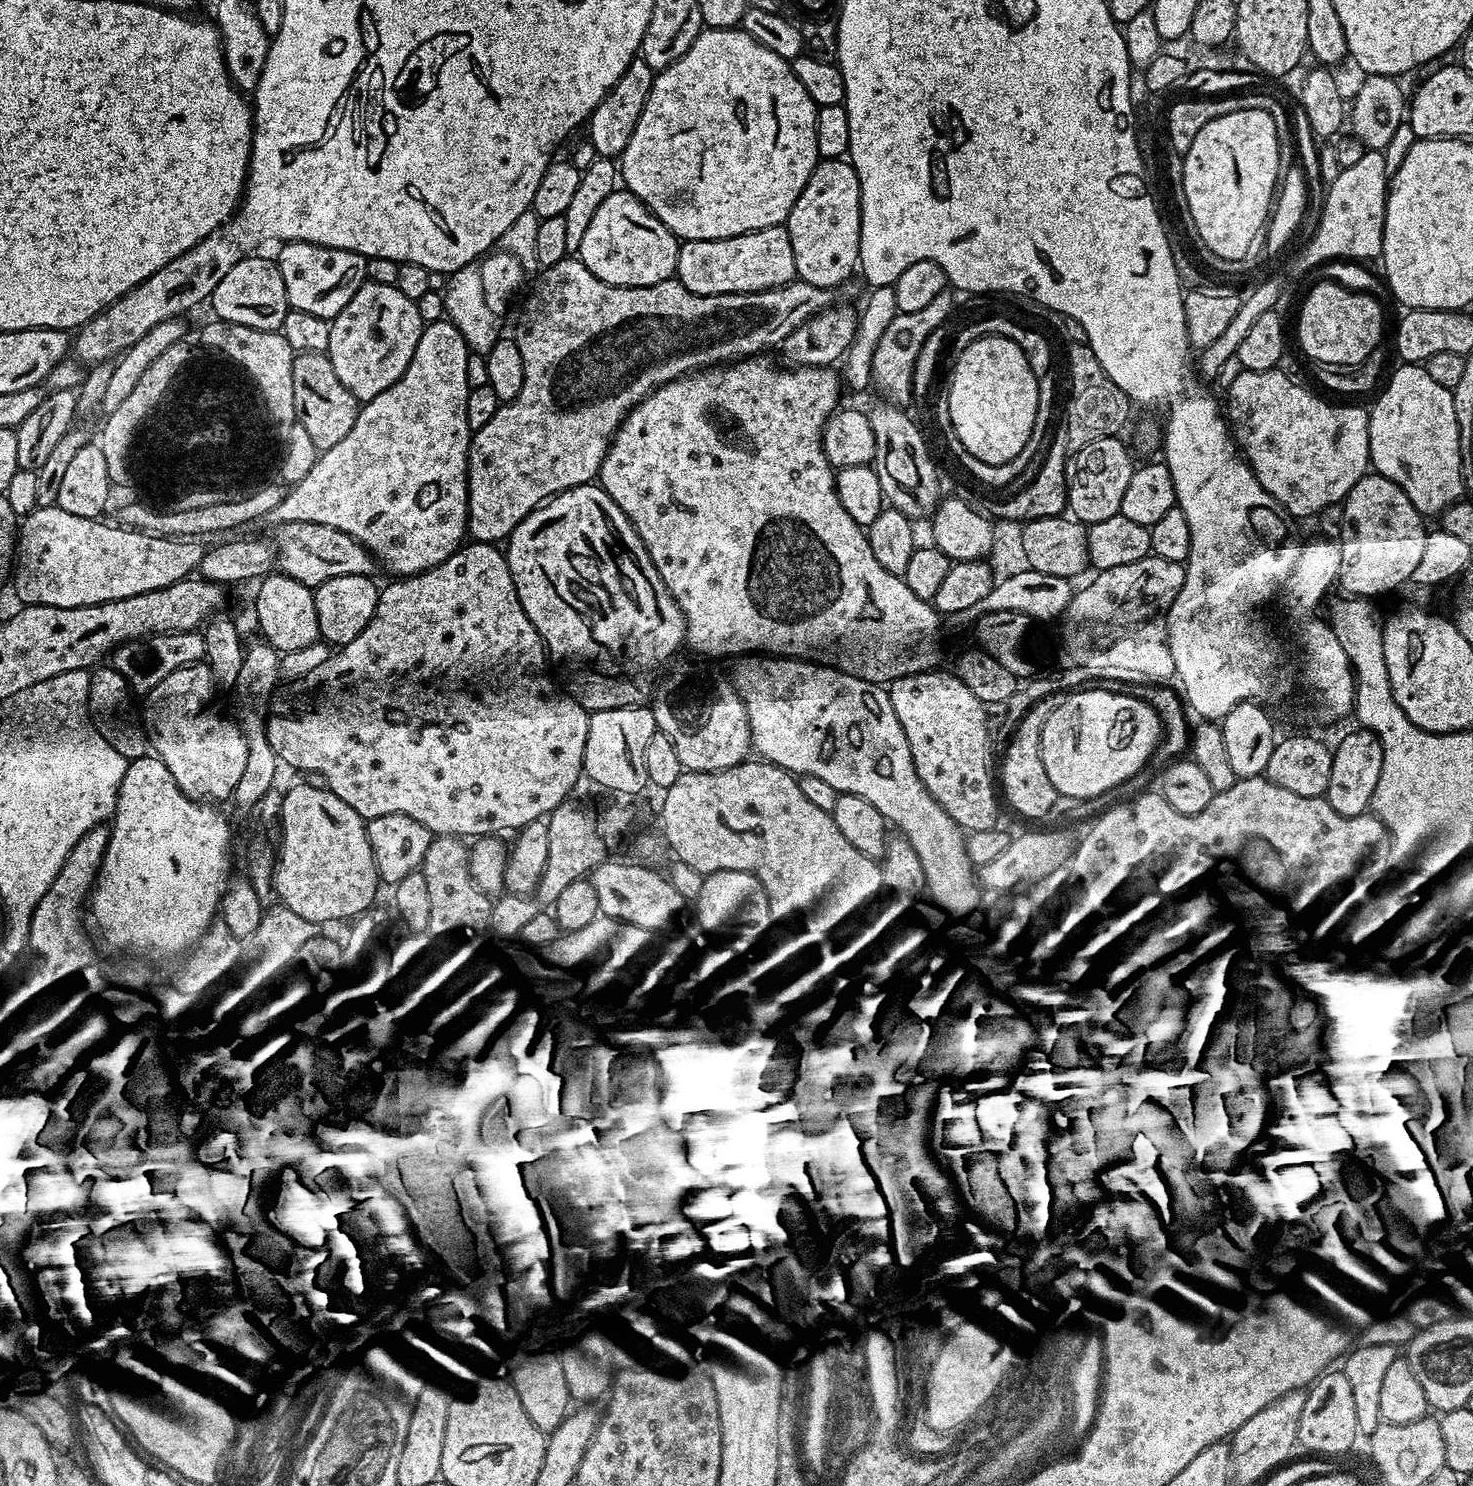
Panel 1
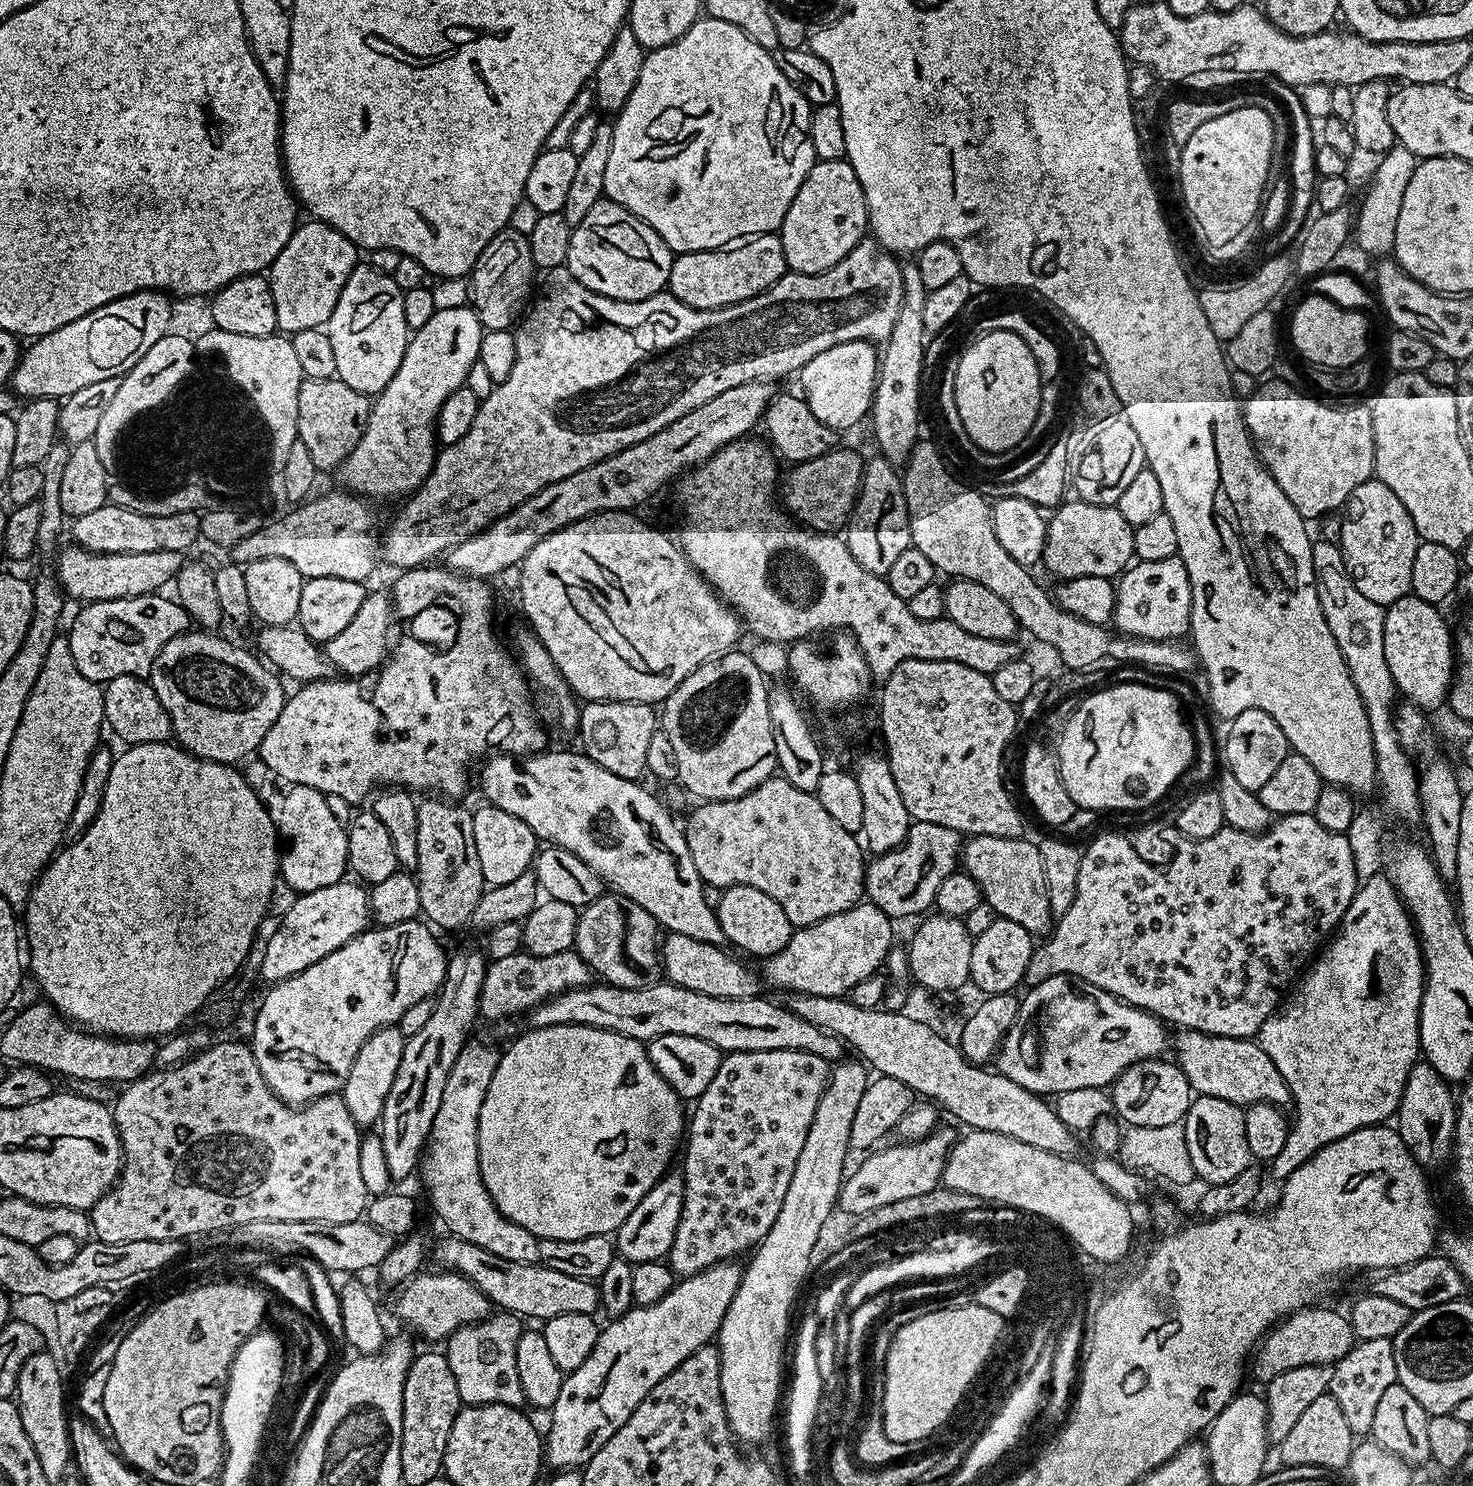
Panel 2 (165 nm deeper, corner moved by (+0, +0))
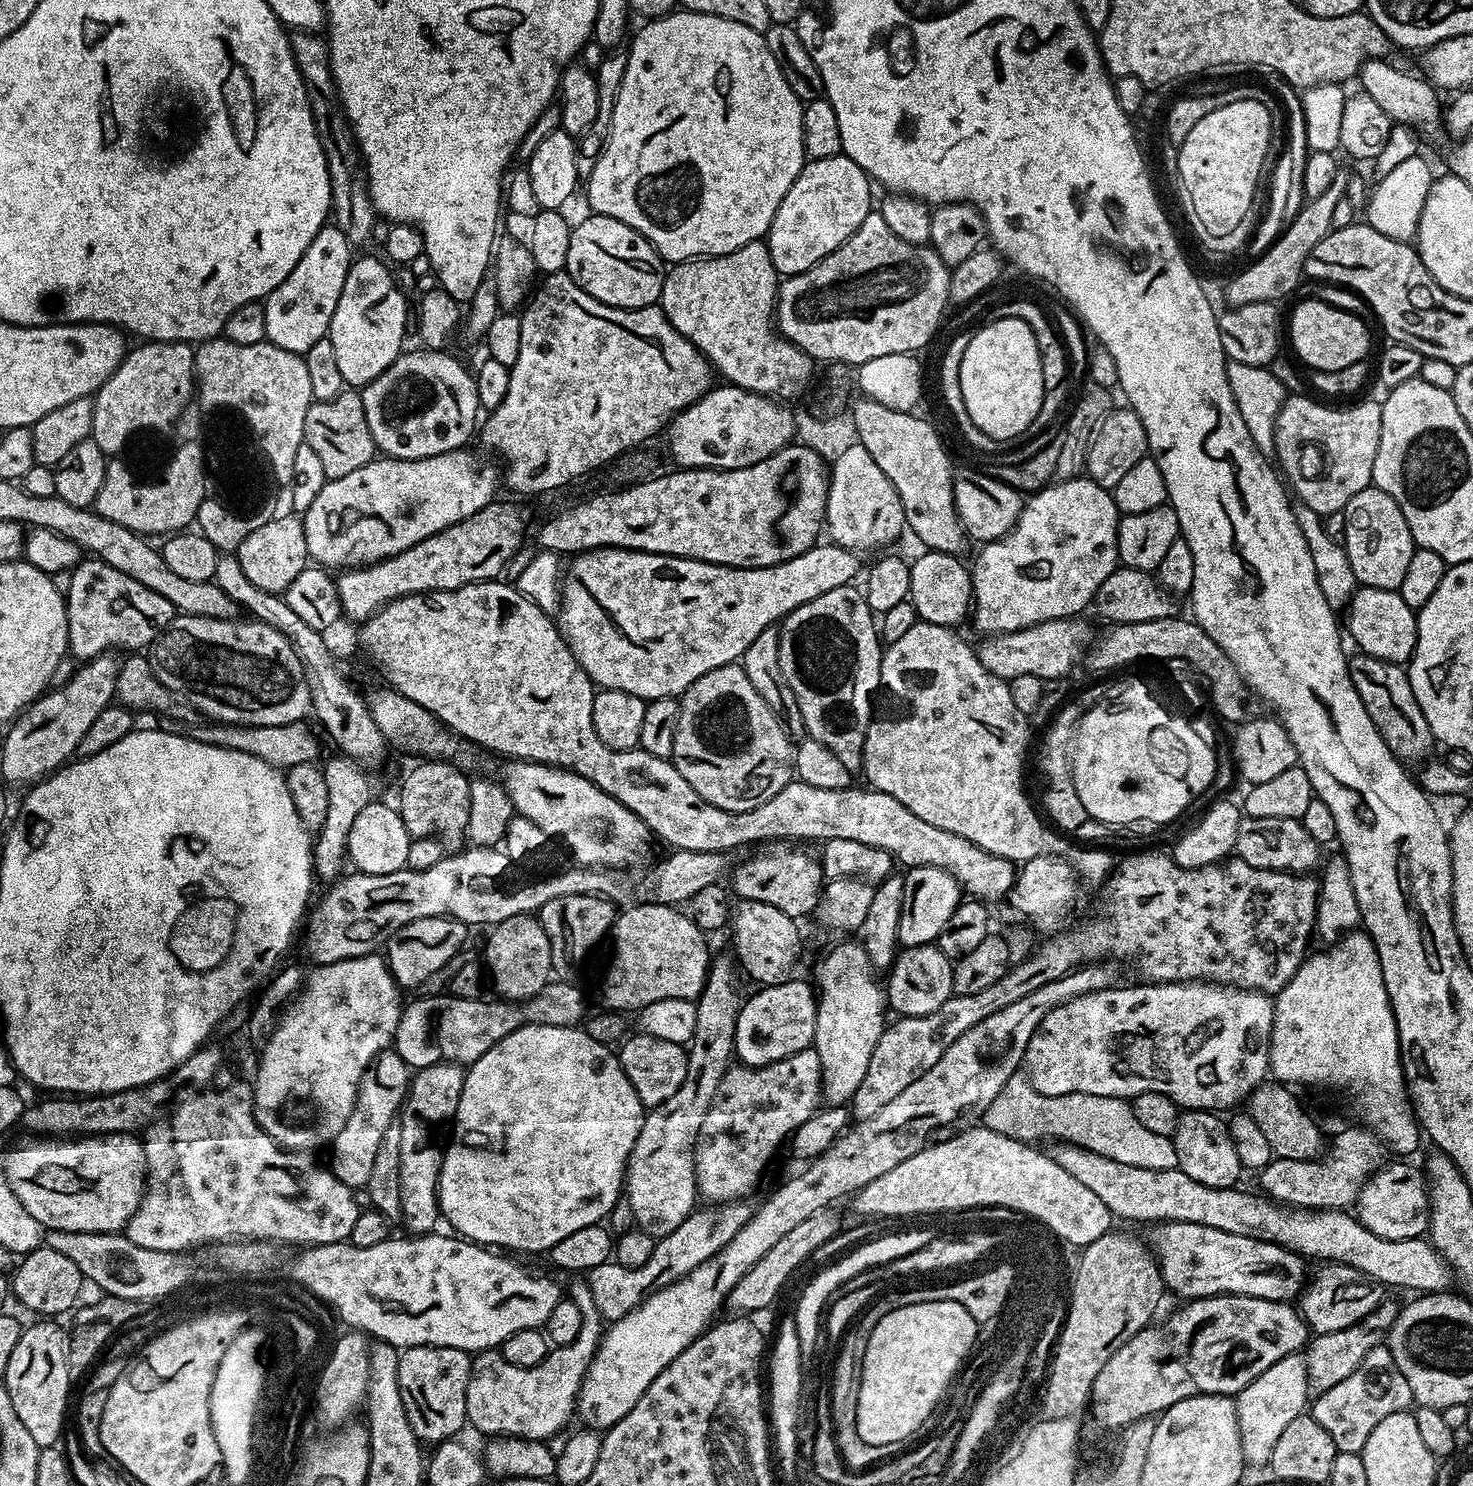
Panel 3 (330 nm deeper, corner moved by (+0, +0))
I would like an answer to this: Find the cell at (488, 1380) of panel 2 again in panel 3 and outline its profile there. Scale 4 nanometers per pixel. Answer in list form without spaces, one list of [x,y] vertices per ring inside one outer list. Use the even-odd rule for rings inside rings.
[[[591,1298],[579,1301],[582,1310],[582,1328],[578,1330],[578,1338],[574,1338],[572,1344],[561,1348],[553,1347],[548,1353],[548,1358],[533,1368],[514,1366],[506,1362],[499,1351],[489,1350],[475,1353],[472,1362],[472,1372],[468,1375],[466,1386],[466,1414],[467,1423],[473,1424],[480,1432],[485,1432],[485,1437],[520,1436],[523,1440],[551,1441],[555,1432],[564,1428],[564,1423],[576,1412],[576,1400],[580,1396],[582,1378],[590,1366],[590,1362],[596,1353],[596,1347],[600,1345],[602,1335],[602,1321],[600,1311]]]

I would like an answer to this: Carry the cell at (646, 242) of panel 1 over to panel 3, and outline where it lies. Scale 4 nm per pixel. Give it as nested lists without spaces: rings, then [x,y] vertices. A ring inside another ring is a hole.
[[[588,214],[580,225],[577,223],[573,227],[566,272],[579,288],[586,290],[598,302],[615,308],[647,308],[655,305],[660,299],[666,264],[654,245],[642,234],[638,234],[638,230],[626,226],[626,222],[618,222],[618,218],[609,216]]]

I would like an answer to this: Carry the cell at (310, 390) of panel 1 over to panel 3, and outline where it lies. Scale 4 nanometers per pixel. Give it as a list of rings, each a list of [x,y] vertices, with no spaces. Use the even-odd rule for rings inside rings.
[[[345,390],[329,400],[313,402],[306,410],[304,443],[318,453],[328,481],[343,478],[358,470],[358,466],[369,464],[377,455],[378,449],[370,434],[370,426],[366,426],[366,410],[362,406],[360,392]]]

